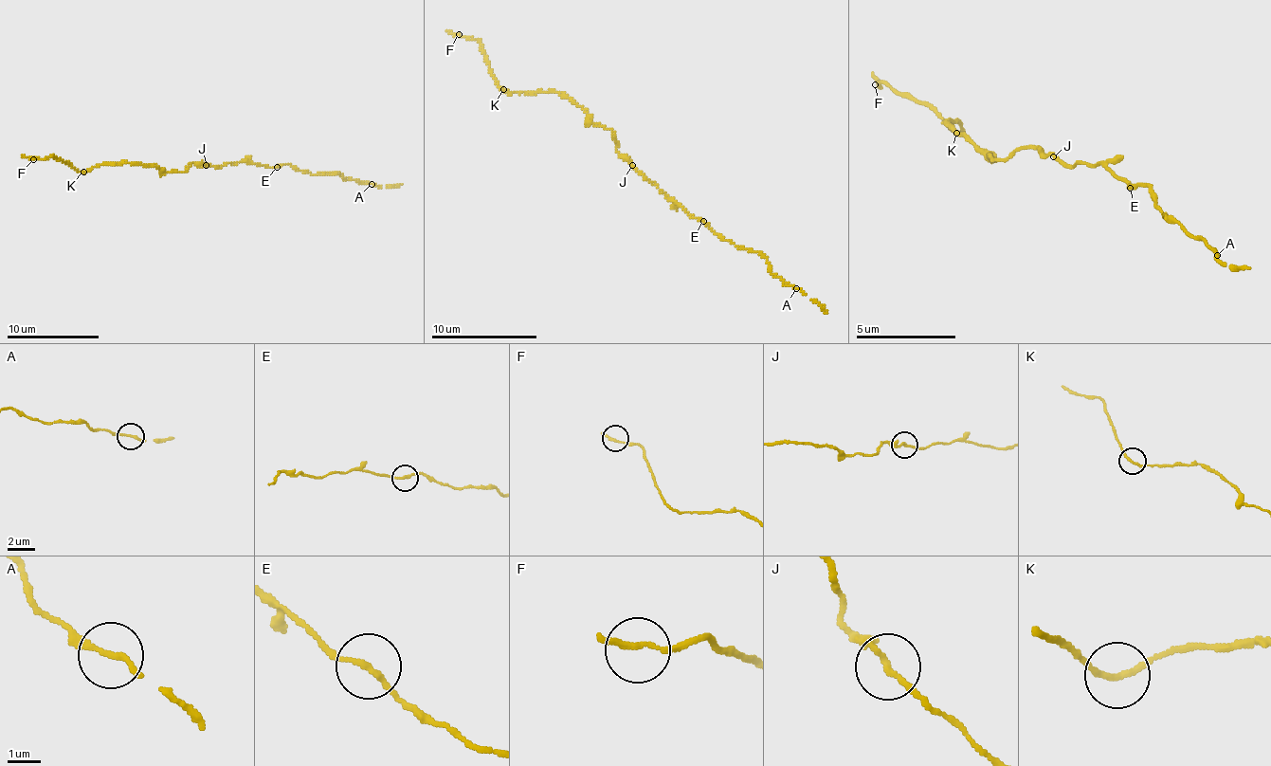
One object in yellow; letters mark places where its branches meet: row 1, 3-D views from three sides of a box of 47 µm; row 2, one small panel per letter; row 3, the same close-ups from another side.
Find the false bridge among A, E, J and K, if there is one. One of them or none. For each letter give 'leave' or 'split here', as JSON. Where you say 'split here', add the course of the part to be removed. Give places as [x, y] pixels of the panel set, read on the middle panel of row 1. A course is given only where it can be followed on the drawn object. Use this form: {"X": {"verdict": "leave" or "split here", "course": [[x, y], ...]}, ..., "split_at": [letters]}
{"A": {"verdict": "leave"}, "E": {"verdict": "leave"}, "J": {"verdict": "leave"}, "K": {"verdict": "leave"}, "split_at": []}

